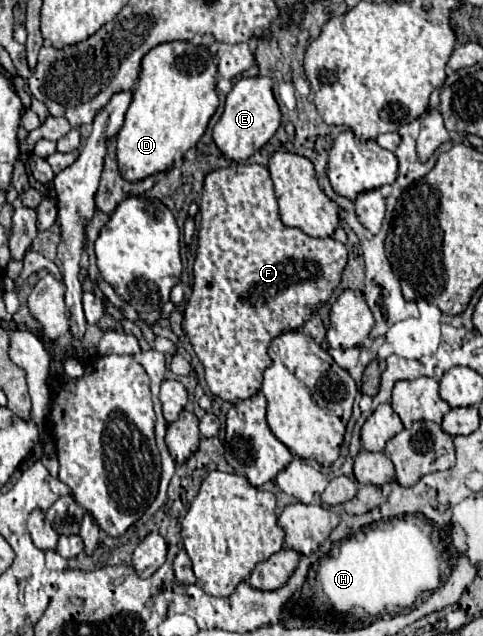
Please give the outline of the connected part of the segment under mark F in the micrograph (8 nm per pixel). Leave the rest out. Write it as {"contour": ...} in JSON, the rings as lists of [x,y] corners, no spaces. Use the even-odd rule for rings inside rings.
{"contour":[[[230,164],[228,168],[220,168],[212,174],[208,174],[204,180],[200,214],[202,214],[202,224],[200,224],[200,232],[198,232],[198,252],[196,252],[196,262],[194,262],[194,284],[192,284],[192,294],[190,294],[188,304],[186,304],[186,312],[184,312],[184,330],[186,330],[186,336],[192,344],[192,348],[194,348],[194,354],[204,364],[204,378],[206,378],[206,384],[212,390],[212,394],[216,394],[228,402],[238,402],[238,400],[250,398],[252,394],[256,394],[260,390],[262,374],[270,366],[270,356],[268,356],[270,340],[282,332],[298,330],[312,316],[316,306],[324,304],[330,298],[332,290],[340,282],[340,274],[346,266],[348,250],[342,242],[338,242],[330,236],[328,238],[312,238],[298,228],[284,226],[280,220],[280,214],[278,214],[278,204],[276,204],[276,196],[274,196],[268,168],[258,166],[258,164]]]}

